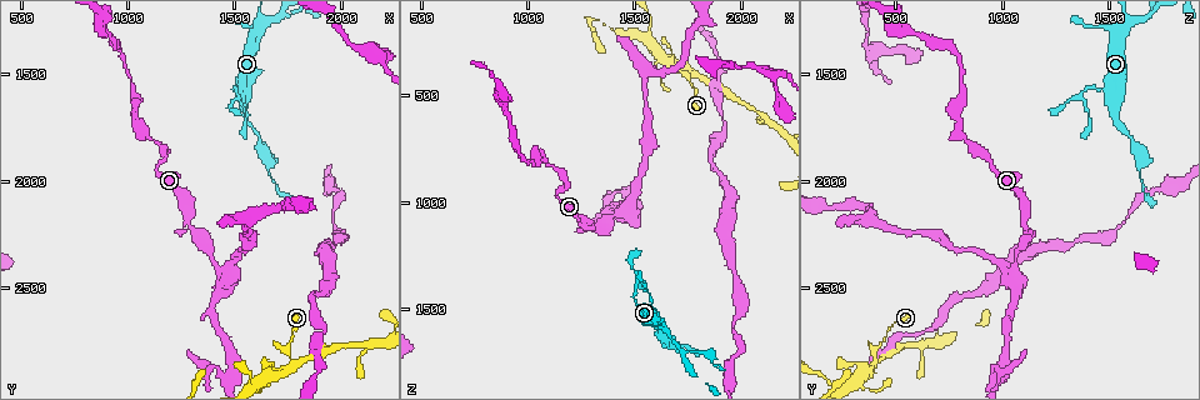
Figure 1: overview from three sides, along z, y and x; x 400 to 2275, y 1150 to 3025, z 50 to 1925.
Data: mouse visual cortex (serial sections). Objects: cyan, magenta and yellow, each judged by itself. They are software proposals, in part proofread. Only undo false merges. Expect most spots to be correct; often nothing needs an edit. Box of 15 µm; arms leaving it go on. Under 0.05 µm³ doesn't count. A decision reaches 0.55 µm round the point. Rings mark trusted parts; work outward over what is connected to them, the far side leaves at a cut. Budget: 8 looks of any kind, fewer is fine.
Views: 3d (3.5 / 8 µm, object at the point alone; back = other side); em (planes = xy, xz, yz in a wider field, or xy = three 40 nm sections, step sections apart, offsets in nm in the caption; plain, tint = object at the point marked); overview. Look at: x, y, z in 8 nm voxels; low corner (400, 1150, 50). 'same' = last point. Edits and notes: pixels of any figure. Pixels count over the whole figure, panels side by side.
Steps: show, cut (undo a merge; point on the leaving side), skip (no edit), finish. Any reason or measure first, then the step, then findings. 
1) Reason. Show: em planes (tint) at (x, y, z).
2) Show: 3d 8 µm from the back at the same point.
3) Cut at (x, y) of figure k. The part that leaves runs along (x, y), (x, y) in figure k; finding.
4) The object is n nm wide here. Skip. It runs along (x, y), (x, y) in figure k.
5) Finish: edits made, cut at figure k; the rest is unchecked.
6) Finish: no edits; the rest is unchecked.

Show: 3d 3.5 µm at (1780, 2850, 410).

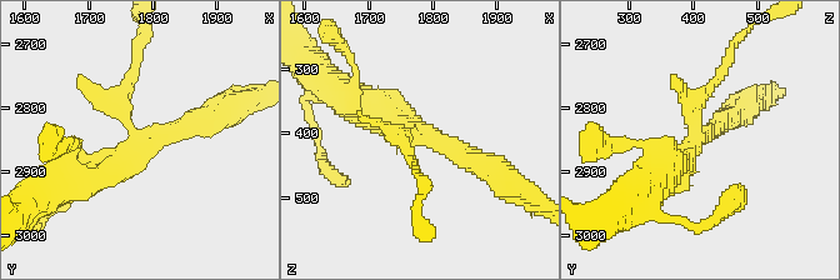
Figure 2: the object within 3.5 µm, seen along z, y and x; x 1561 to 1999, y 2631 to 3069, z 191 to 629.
Shape alone is not enough. Show: em xy step 5 (tint) at (1780, 2845, 405).

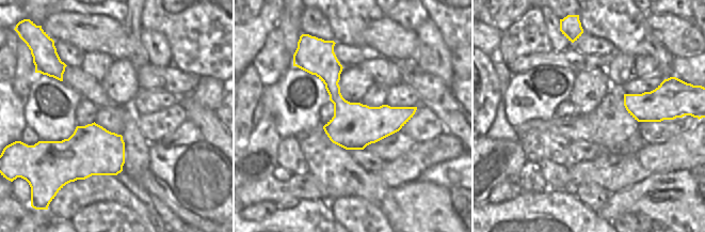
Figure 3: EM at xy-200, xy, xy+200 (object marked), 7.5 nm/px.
Show: em xy step 2 (tint) at the same point.

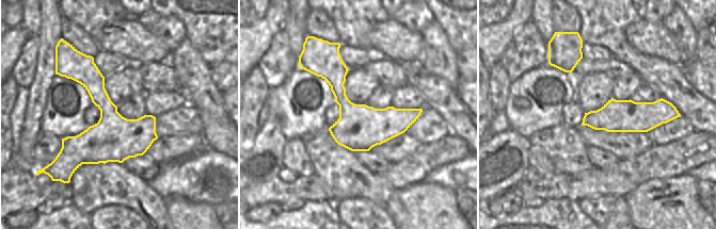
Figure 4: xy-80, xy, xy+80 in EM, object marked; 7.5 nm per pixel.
Skip. One cell here.

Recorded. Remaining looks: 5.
Thick turns thin. Show: 3d 3.5 µm from the back at (1520, 1600, 1360).

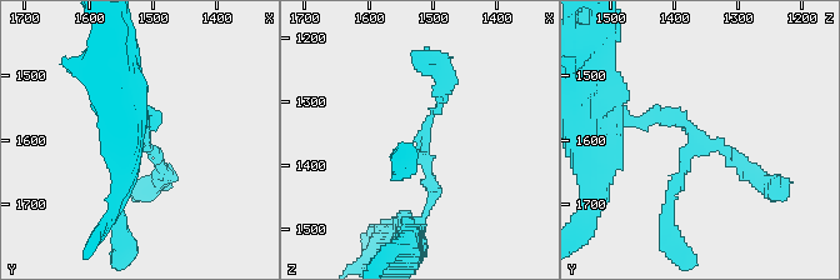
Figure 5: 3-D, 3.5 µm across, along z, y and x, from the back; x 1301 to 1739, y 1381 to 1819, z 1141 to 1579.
Now the EM. Show: em xy step 3 (tint) at (1515, 1595, 1375).

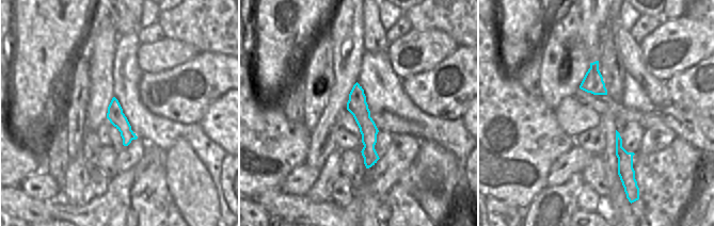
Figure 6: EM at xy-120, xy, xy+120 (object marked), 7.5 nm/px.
Skip. It runs along (628, 119), (673, 115), (753, 176) in figure 5; all the same cell.

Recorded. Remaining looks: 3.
Sharp bend. Show: 3d 3.5 µm at (1190, 1870, 910).

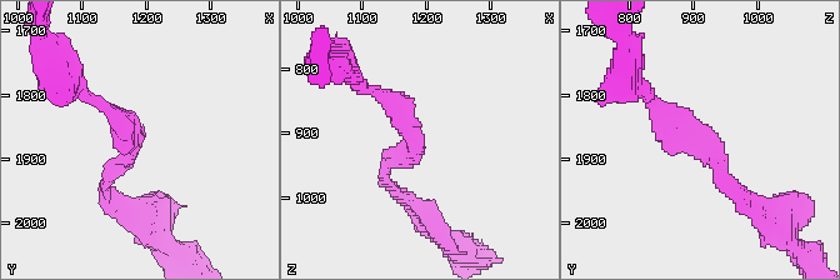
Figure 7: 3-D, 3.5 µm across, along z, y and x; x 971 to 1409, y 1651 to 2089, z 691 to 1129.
The arms are 150, 200 nm wide; shape alone is not enough. Show: em xy step 1 (tint) at (1180, 1870, 905).

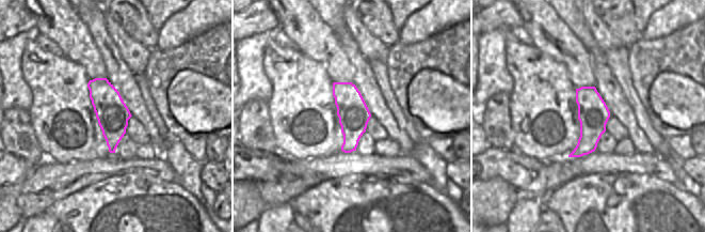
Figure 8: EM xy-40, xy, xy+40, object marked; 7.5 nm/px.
Skip. It runs along (743, 195), (650, 99) in figure 7; all the same cell.

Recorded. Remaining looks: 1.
Finish: no edits; the rest is unchecked.

